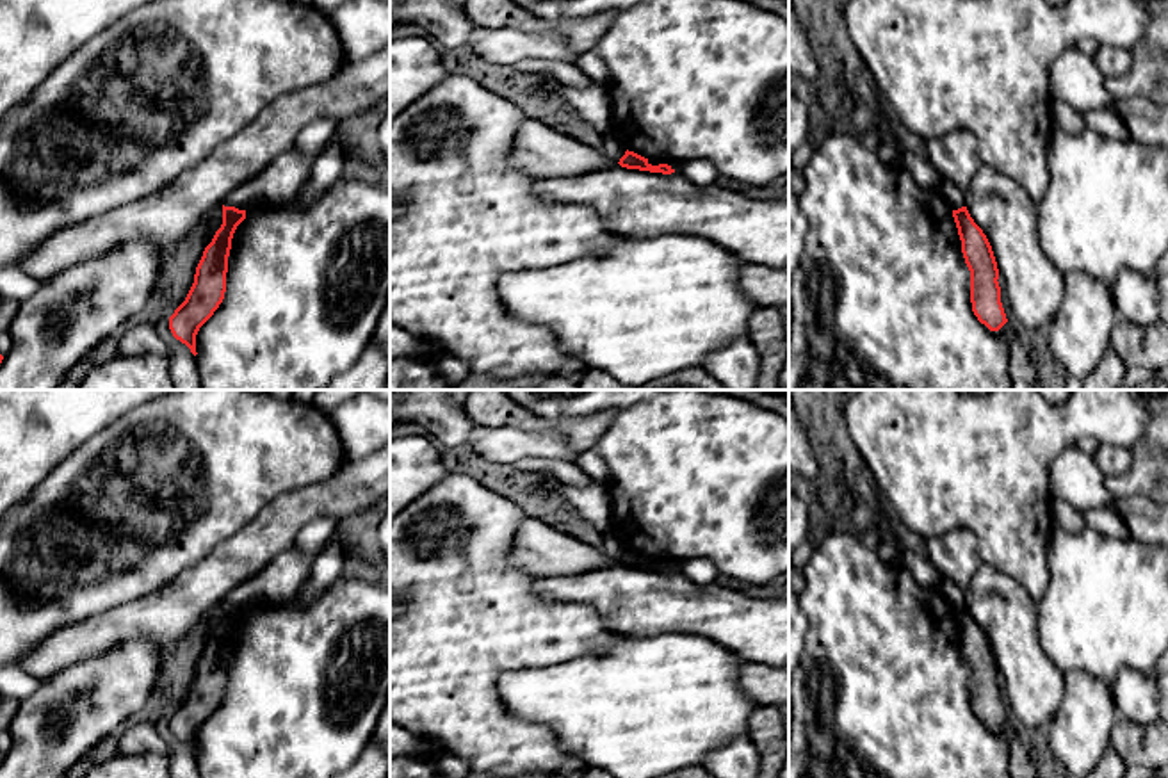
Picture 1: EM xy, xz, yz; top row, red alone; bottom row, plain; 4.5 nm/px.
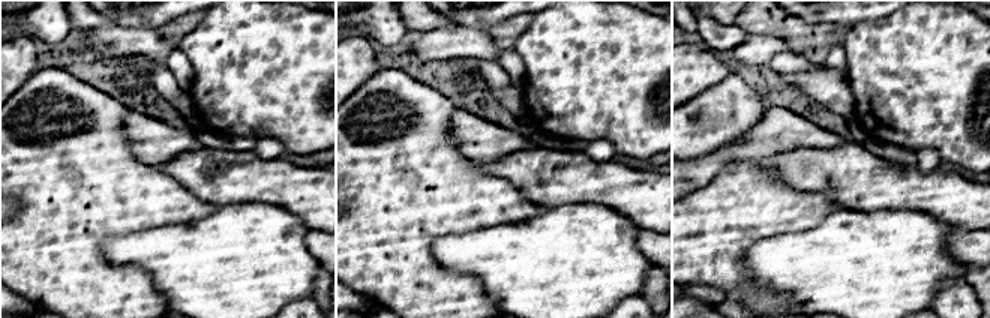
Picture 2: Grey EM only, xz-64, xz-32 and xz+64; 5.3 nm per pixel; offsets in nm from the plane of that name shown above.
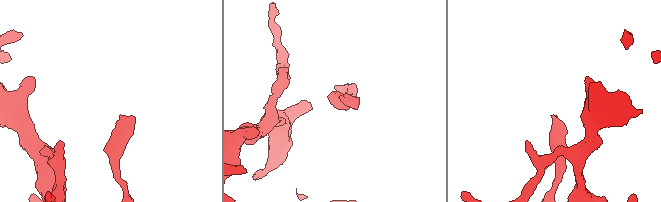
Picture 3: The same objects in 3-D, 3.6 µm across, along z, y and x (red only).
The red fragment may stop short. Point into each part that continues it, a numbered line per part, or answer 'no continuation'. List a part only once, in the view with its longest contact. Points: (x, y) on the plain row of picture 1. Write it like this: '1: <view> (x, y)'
no continuation

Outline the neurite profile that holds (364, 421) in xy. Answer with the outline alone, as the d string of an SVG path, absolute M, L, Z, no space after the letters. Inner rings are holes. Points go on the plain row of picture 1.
M365 390L342 402L331 415L344 458L360 459L390 443L390 401Z

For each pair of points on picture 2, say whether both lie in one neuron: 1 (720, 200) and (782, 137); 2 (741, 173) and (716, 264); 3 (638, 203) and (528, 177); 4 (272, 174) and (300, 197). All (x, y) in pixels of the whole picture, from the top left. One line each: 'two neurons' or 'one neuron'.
1: two neurons
2: one neuron
3: one neuron
4: one neuron

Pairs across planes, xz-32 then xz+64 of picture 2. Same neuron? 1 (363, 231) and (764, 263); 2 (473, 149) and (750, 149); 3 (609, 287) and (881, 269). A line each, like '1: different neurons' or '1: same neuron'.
1: different neurons
2: same neuron
3: same neuron

